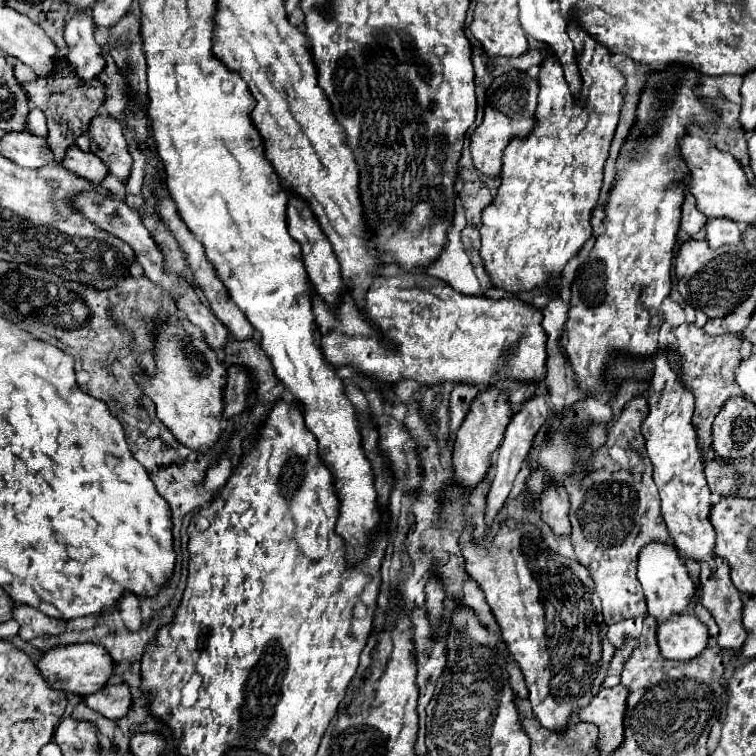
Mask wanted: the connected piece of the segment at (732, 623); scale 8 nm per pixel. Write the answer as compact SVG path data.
M716 557L714 575L710 575L710 566L700 563L700 581L702 585L702 605L712 613L716 619L716 625L720 629L718 633L718 645L722 649L740 649L746 631L742 627L742 597L740 591L730 581L730 569L728 563L720 557Z

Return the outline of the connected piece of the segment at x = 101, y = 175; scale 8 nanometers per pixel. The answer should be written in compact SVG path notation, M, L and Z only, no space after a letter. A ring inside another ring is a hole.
M76 145L68 149L62 165L68 171L76 173L78 177L84 177L84 179L94 181L94 183L102 183L108 175L108 167L94 153L84 153Z

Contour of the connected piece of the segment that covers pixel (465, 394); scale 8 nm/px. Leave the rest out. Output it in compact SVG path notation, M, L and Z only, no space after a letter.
M456 385L450 393L450 431L456 431L458 425L464 421L464 417L468 415L470 403L472 399L478 395L476 387L470 385Z

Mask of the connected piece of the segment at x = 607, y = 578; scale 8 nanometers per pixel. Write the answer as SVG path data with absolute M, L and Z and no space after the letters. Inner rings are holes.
M638 395L628 401L620 417L612 421L606 445L594 455L586 471L576 473L568 481L568 495L572 505L570 541L576 559L590 571L596 593L602 599L602 615L606 625L646 615L642 585L636 577L638 551L650 541L664 539L666 543L672 543L660 515L660 497L652 479L652 465L646 455L646 441L640 433L644 417L648 417L648 403L644 395ZM612 445L620 445L628 453L630 467L626 471L620 467L612 467L612 457L608 455L608 449Z

